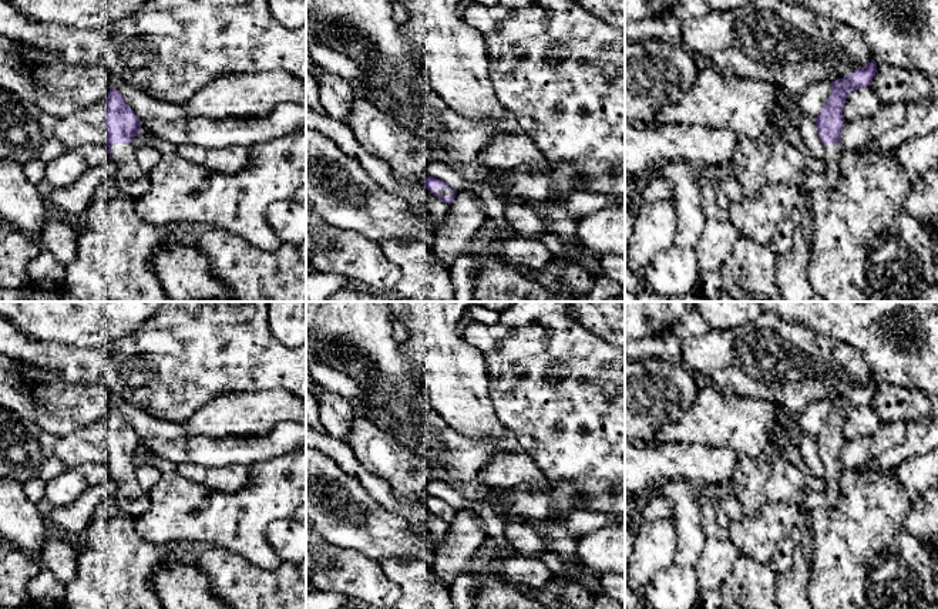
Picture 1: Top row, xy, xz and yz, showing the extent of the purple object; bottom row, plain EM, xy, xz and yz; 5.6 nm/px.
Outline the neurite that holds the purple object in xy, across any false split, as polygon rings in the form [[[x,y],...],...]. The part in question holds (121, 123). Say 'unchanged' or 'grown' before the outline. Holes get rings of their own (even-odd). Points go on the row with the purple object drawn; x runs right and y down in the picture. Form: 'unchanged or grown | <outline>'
grown | [[[110,88],[105,105],[110,159],[117,162],[117,181],[121,192],[135,201],[149,189],[148,174],[139,168],[131,145],[132,138],[141,131],[141,122],[115,88]]]

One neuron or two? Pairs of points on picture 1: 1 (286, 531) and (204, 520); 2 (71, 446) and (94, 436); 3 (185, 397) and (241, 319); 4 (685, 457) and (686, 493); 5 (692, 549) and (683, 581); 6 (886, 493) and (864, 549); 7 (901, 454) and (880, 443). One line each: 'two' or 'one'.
1: two
2: one
3: one
4: two
5: two
6: one
7: two

